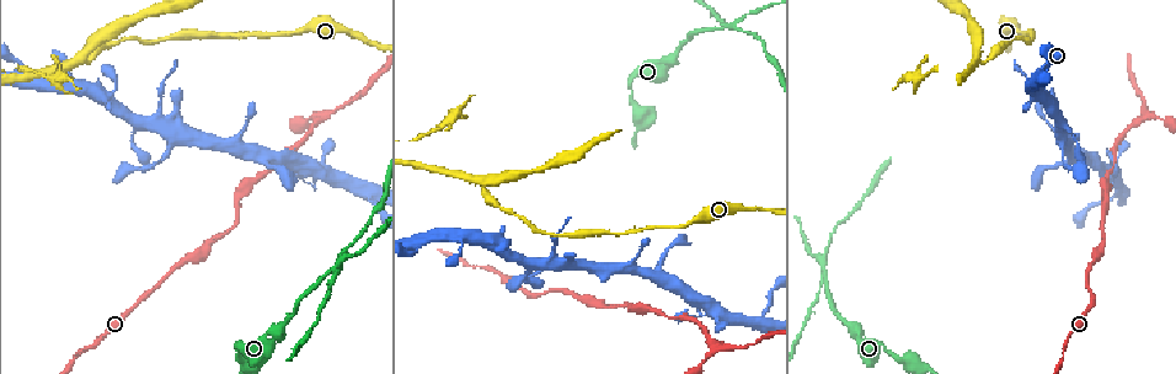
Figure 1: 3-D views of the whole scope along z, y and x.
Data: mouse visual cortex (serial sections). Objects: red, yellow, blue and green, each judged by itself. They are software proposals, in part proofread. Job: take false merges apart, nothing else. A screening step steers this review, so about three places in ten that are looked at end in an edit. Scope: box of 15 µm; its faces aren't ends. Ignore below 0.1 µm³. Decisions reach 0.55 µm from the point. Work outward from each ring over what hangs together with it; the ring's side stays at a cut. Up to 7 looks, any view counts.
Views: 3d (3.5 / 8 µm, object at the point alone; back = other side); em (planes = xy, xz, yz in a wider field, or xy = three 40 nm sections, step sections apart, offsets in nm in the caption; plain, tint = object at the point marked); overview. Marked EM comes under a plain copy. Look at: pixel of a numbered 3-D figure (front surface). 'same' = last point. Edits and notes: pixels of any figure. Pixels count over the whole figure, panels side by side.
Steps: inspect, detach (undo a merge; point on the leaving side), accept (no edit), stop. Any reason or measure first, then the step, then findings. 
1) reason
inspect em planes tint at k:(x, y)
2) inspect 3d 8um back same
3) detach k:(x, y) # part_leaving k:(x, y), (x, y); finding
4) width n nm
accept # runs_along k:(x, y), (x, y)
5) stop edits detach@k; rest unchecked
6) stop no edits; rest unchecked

sharp bend
inspect 3d 3.5um at 1:(324, 119)

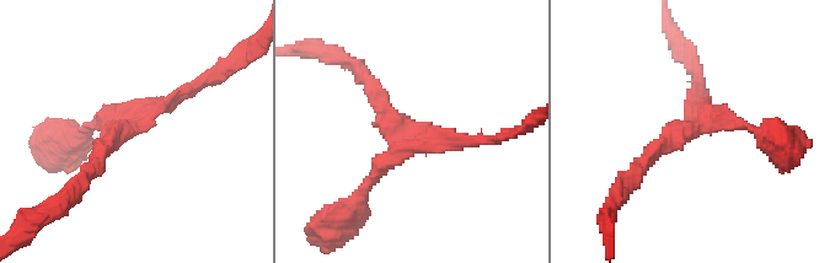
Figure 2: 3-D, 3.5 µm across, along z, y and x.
arms 3; arm_widths 150, 200, 200 nm; now the EM
inspect em xy step 5 tint at 2:(694, 125)

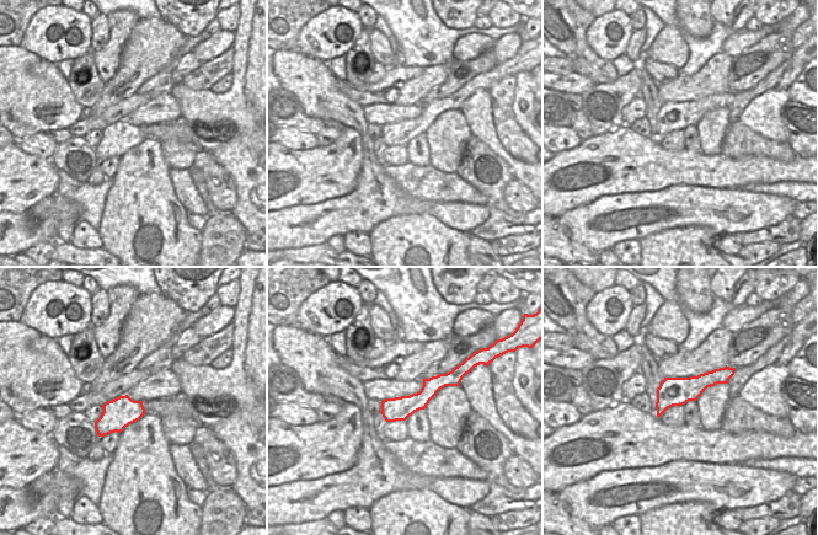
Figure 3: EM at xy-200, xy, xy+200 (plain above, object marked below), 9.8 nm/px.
inspect em xy step 1 tint same

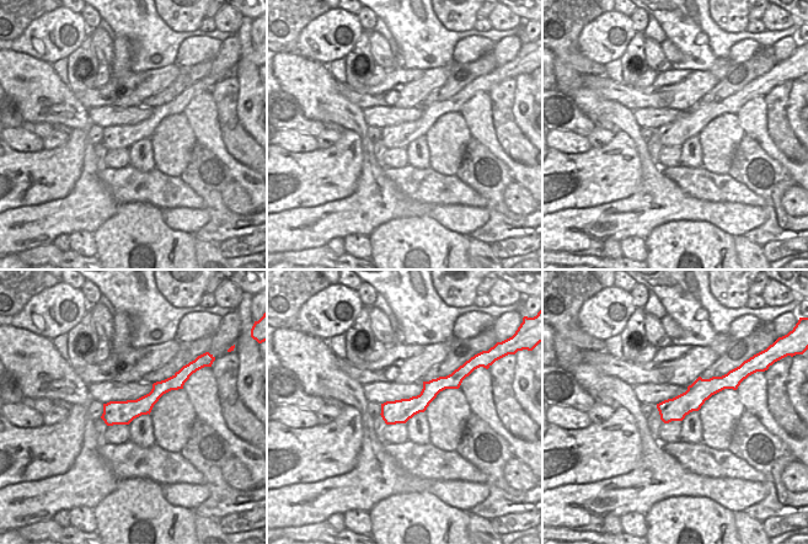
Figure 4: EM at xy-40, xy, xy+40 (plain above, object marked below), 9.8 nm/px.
accept # one cell here

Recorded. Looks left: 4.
abrupt turn
inspect 3d 3.5um at 1:(85, 55)

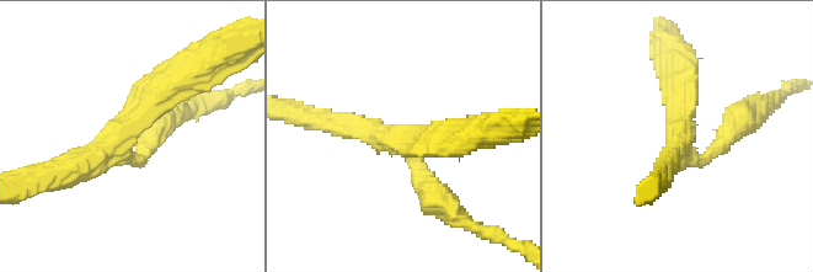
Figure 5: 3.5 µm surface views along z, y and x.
arms 3; arm_widths 250, 300, 350 nm; need the tissue
inspect em xy step 3 tint at 5:(116, 140)

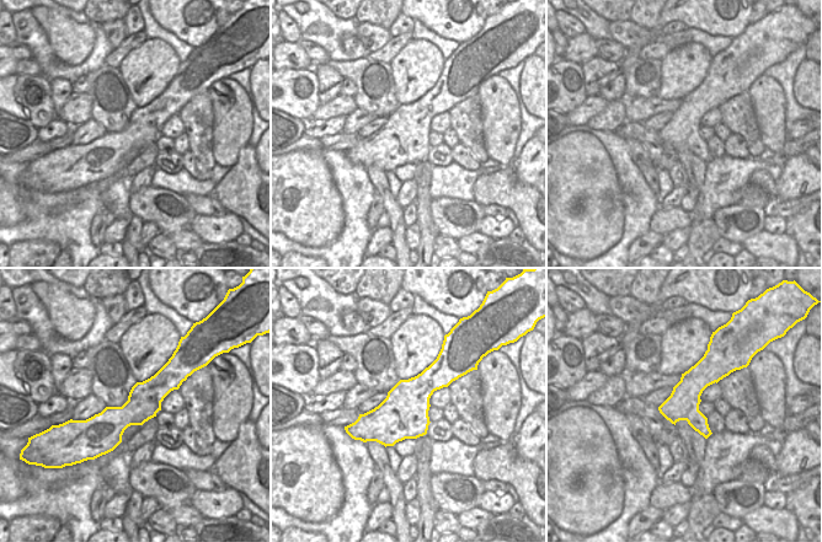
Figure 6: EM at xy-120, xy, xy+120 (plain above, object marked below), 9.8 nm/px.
accept # runs_along 5:(736, 127), (695, 158), (675, 85); one cell here

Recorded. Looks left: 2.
stop no edits; rest unchecked

